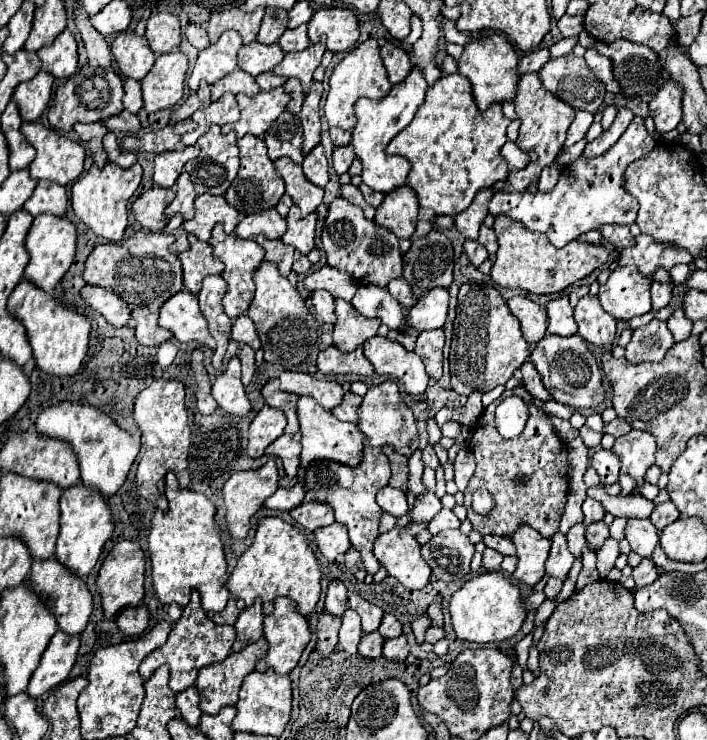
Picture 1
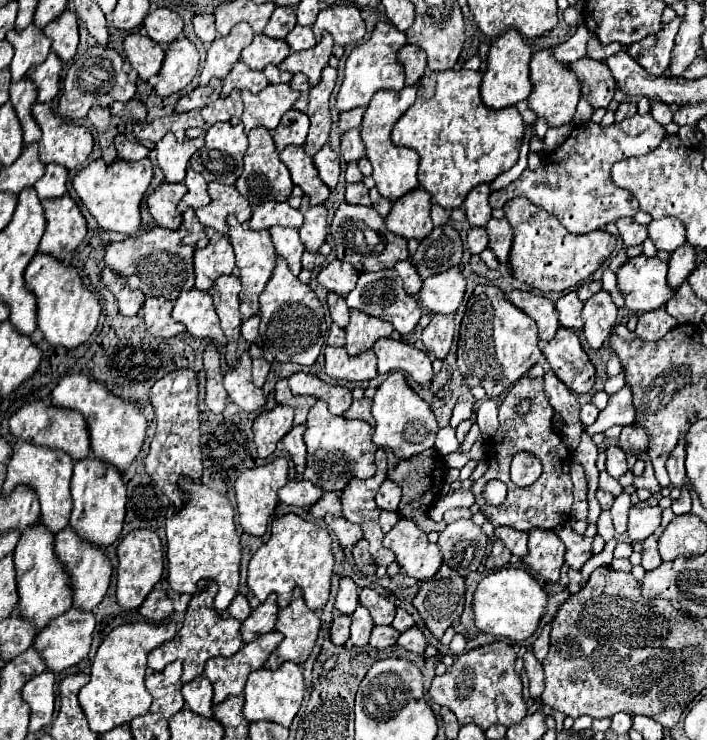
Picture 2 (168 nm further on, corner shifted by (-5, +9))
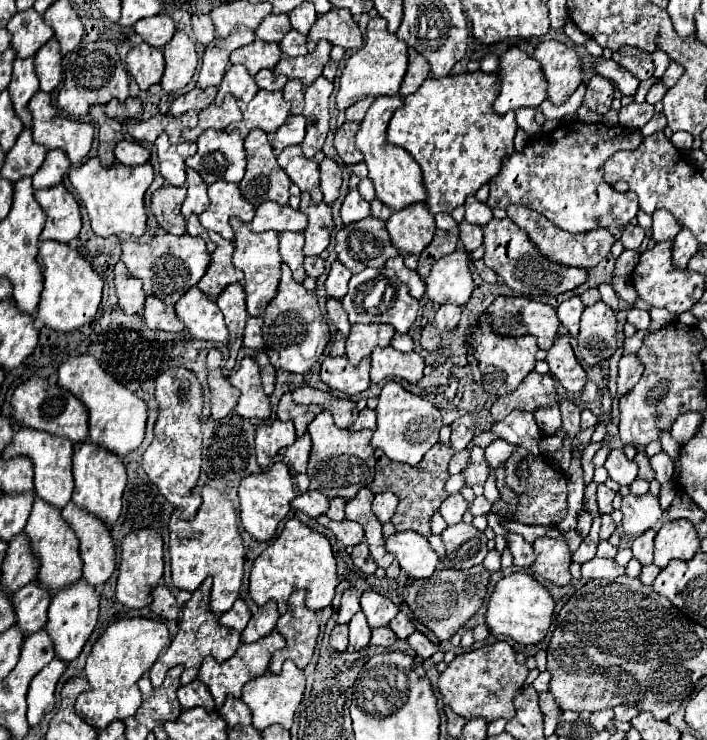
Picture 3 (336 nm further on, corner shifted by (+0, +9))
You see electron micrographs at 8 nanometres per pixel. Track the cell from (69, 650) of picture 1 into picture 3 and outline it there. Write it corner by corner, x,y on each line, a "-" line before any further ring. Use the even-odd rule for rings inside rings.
84,578
74,582
74,586
68,586
68,590
62,590
62,594
54,594
52,604
48,608
46,632
54,640
54,650
56,650
58,658
62,658
64,662
72,662
78,658
86,640
90,638
92,630
96,628
98,610
100,610
100,594
96,592
96,588
86,584

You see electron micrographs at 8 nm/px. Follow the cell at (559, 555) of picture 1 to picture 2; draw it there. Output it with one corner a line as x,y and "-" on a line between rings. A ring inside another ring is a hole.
563,522
563,526
557,526
553,530
565,544
565,564
579,570
589,558
591,558
591,538
585,538
581,534
577,534
569,522

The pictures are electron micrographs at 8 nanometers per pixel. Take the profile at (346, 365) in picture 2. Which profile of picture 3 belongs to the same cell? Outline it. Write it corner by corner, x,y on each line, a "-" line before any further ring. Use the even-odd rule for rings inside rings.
326,356
320,378
332,390
350,396
360,394
370,386
370,358
364,358
358,366
352,366
346,356

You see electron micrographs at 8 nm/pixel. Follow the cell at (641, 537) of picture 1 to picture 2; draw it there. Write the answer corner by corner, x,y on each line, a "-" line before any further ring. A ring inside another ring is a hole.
631,506
629,510
629,526
627,534
635,542
643,542
661,524
661,508
659,506

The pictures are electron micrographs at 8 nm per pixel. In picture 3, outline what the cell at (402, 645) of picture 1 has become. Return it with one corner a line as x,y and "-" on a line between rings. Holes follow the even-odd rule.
414,632
410,638
408,638
408,642
410,642
410,646
416,650
416,654
420,656
420,658
430,658
434,652
438,652
438,646
436,644
432,644
422,632

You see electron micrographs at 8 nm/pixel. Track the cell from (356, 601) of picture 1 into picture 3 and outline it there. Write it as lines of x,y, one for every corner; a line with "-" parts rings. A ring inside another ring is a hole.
372,590
362,594
360,604
362,604
362,612
366,614
368,624
372,628
376,628
376,626
388,626
388,622
400,612
398,606
392,600
388,600
386,596
382,596
378,592
372,592

